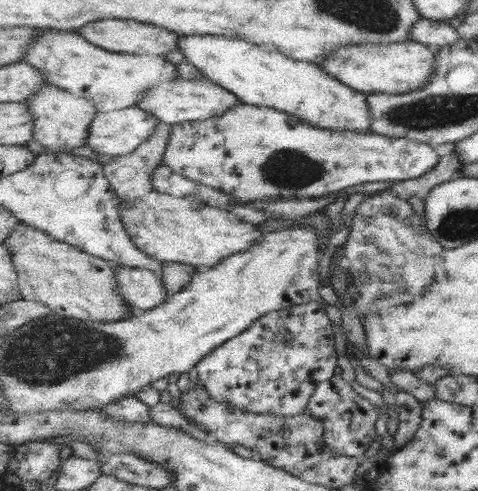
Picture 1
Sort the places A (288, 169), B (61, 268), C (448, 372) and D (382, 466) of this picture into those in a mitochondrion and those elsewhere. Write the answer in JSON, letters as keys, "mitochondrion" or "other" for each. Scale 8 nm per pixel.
{"A":"mitochondrion","B":"other","C":"other","D":"other"}

